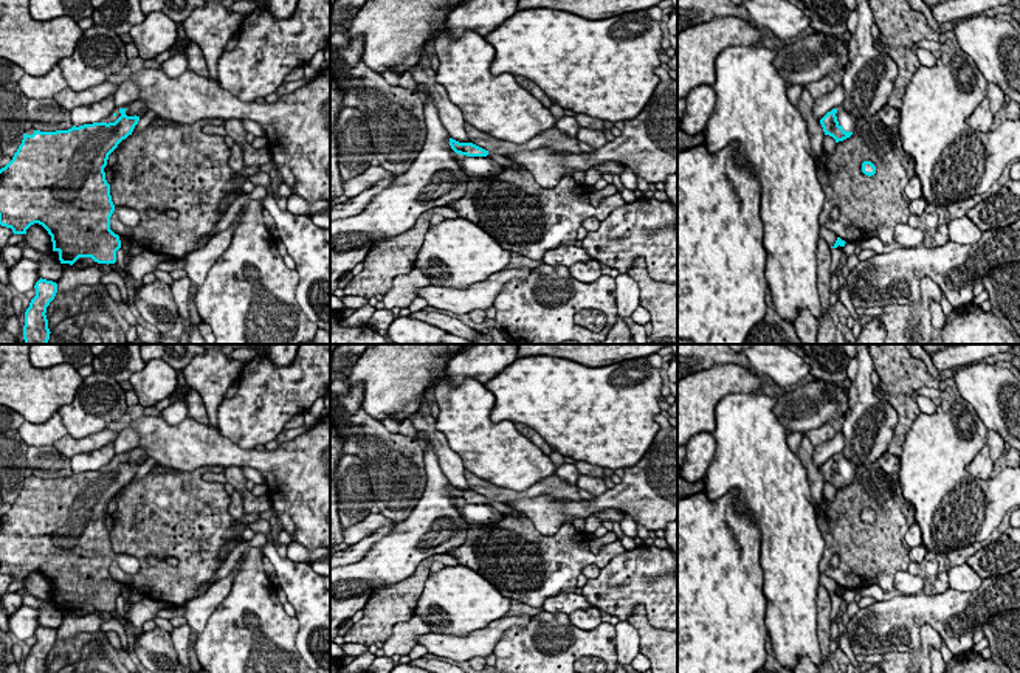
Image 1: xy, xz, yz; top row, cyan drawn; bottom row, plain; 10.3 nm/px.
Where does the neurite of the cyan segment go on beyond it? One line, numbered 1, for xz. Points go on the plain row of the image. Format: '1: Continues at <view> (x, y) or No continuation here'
1: Continues at xz (482, 514)

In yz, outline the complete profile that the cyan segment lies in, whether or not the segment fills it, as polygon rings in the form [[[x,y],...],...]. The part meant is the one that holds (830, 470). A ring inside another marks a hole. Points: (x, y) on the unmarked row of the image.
[[[837,453],[828,459],[820,467],[820,471],[825,482],[832,484],[836,490],[849,485],[854,479],[854,465],[842,453]]]

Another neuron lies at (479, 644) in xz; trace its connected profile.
[[[529,614],[505,616],[491,622],[484,630],[463,636],[428,633],[420,636],[417,644],[423,645],[428,653],[434,656],[453,659],[456,662],[465,662],[473,657],[487,659],[490,654],[493,654],[496,644],[508,628],[526,628],[530,620],[532,616]]]

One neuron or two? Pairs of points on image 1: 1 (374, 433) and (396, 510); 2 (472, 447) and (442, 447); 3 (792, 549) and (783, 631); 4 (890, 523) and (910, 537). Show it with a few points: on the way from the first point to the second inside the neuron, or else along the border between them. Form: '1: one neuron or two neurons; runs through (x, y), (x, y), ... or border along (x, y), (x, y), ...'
1: one neuron; runs through (382, 452), (396, 465), (396, 492)
2: two neurons; border along (434, 419), (434, 425), (461, 458), (465, 469)
3: one neuron; runs through (791, 569), (791, 611)
4: two neurons; border along (915, 523), (902, 540), (909, 551)

